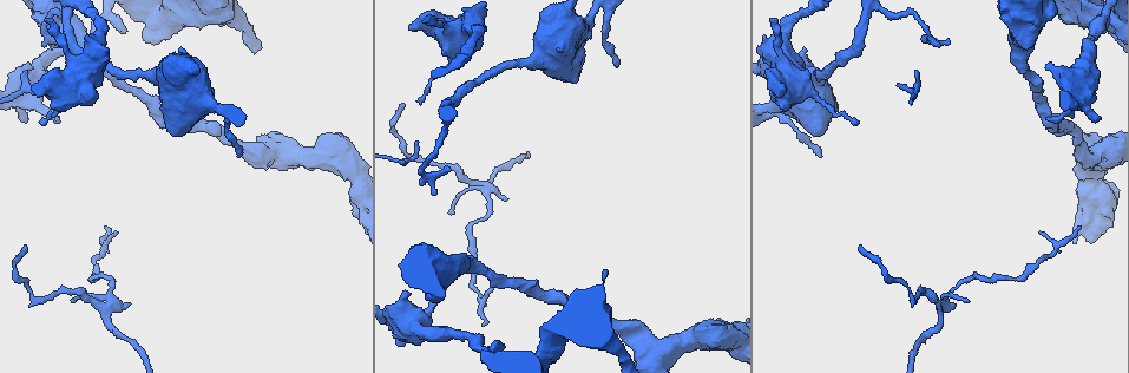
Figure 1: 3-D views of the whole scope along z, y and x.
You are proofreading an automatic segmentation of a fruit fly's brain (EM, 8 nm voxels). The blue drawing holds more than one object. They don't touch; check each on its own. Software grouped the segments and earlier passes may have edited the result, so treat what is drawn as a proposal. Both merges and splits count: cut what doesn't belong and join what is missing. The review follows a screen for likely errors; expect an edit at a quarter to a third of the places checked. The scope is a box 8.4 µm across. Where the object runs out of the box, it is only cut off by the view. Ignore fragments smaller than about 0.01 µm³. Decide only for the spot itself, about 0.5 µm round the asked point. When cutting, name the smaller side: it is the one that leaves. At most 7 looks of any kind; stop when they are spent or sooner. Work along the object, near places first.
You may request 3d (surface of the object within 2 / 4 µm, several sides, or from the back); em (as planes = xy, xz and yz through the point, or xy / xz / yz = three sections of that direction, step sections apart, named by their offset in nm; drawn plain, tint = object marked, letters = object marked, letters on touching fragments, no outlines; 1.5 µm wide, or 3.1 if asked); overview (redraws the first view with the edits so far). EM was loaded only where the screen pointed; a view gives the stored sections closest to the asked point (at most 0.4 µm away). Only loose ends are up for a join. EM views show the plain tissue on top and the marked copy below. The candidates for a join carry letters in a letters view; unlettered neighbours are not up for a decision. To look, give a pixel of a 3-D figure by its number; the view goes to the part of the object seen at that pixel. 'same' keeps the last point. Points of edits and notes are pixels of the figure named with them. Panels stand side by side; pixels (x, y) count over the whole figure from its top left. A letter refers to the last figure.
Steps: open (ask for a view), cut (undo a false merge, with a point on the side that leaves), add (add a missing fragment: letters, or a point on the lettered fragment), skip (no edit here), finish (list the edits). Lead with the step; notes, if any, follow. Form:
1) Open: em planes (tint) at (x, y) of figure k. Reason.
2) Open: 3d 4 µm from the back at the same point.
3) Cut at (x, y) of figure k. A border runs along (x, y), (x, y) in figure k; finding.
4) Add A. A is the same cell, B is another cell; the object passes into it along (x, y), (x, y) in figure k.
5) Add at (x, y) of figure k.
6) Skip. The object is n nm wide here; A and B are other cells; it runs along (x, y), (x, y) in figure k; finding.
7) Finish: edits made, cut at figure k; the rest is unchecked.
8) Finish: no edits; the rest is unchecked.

Open: em planes (letters) at (1048, 118) of figure 1.

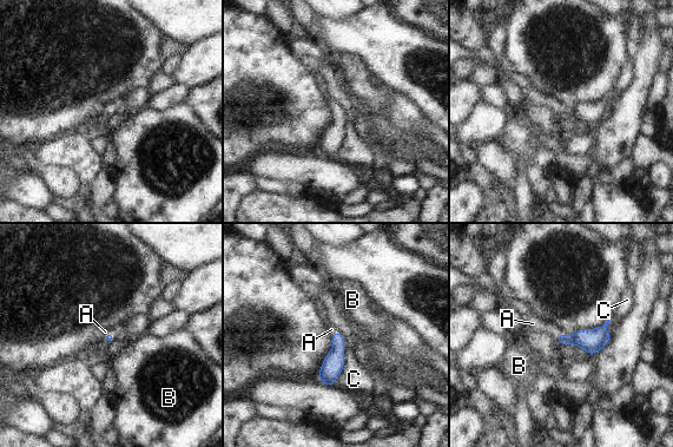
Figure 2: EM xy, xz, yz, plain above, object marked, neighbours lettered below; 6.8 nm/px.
Add A. The longest contact is with C, 180 nm; A is the same cell, B and C are other cells; the object passes into it along (592, 341), (561, 333), (533, 323) in figure 2; it goes on there.

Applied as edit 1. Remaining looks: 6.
Open: 3d 4 µm at (1104, 33) of figure 1. Free end.

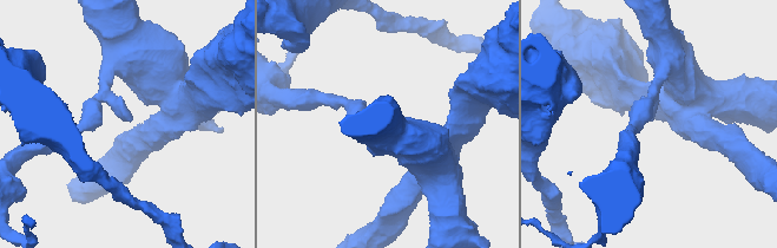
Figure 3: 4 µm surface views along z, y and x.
Open: em planes (letters) at (650, 120) of figure 3. Shape alone is not enough.

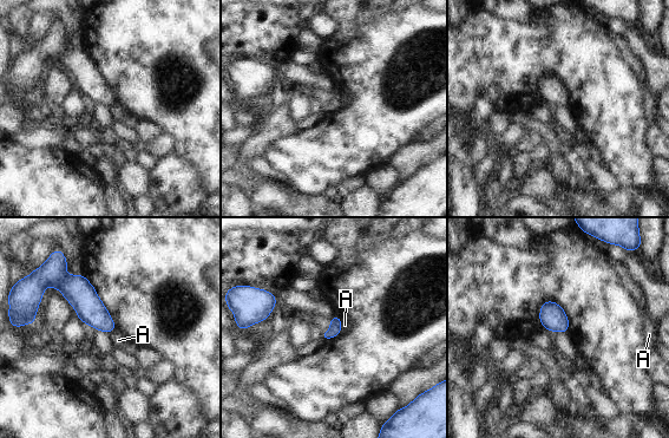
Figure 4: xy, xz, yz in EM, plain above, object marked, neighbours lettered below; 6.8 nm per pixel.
Skip. A is another cell; a border runs along (342, 320), (339, 333) in figure 4; none of them fits.

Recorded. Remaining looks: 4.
Open: overview.

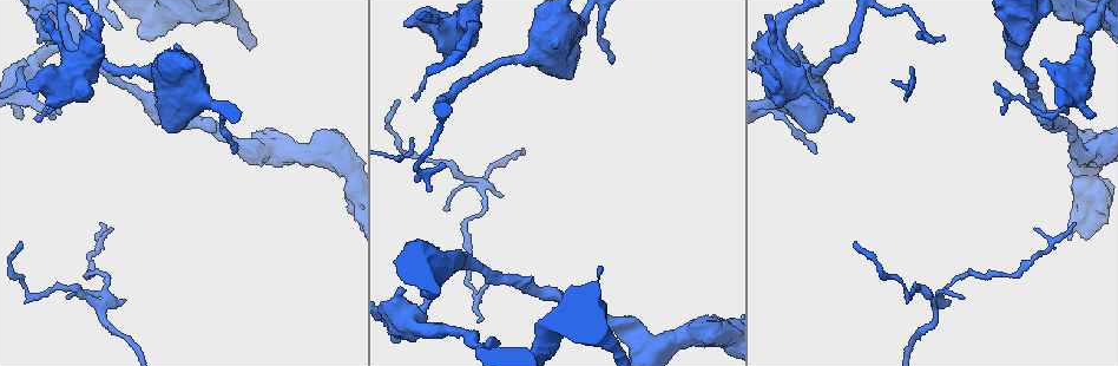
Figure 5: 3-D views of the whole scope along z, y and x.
Open: em xy step 4 (letters) at (397, 105) of figure 5. End of a long branch.

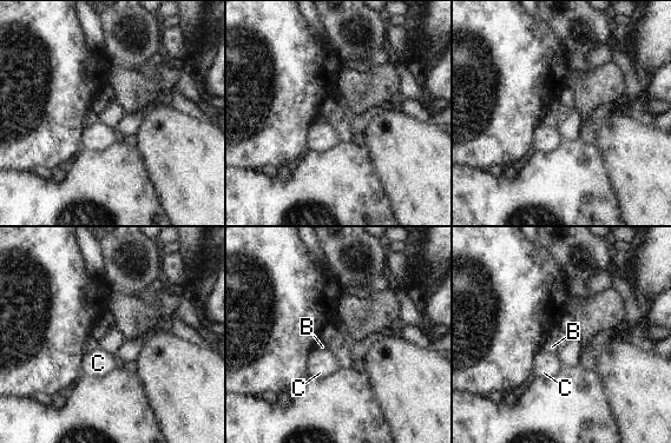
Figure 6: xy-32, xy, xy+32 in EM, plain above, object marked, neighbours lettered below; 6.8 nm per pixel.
Open: em planes (letters) at the same point. Cut it another way.

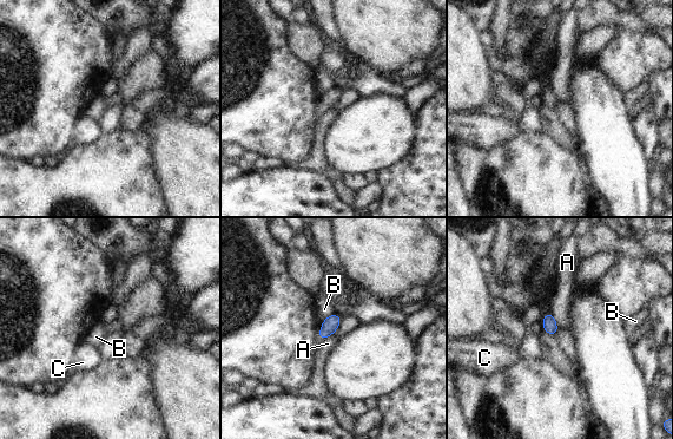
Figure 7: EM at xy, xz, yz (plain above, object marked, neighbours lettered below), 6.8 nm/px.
Skip. A, B and C are other cells; no lettered fragment goes on from it.

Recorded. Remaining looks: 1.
Finish: edits made, add at figure 2; the rest is unchecked.

